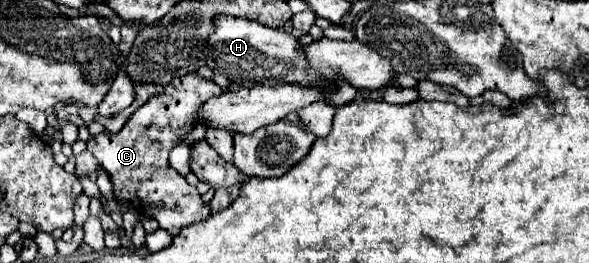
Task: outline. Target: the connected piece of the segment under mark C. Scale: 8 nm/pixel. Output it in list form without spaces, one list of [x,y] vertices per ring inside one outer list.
[[[198,73],[176,77],[176,81],[166,85],[162,95],[150,97],[126,121],[120,133],[100,133],[86,143],[88,151],[110,175],[114,197],[118,201],[130,203],[140,215],[156,219],[170,235],[178,235],[182,227],[204,221],[210,215],[210,207],[202,201],[196,187],[192,187],[168,165],[168,155],[194,129],[198,123],[196,113],[202,109],[202,105],[220,93],[222,89],[214,81],[204,79]]]

